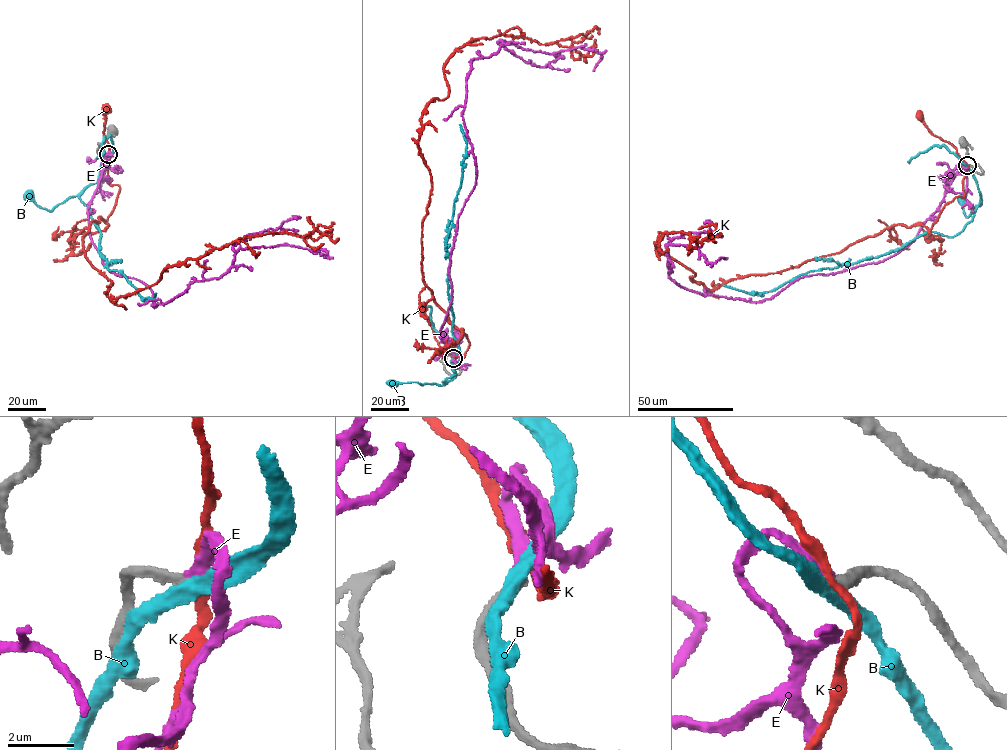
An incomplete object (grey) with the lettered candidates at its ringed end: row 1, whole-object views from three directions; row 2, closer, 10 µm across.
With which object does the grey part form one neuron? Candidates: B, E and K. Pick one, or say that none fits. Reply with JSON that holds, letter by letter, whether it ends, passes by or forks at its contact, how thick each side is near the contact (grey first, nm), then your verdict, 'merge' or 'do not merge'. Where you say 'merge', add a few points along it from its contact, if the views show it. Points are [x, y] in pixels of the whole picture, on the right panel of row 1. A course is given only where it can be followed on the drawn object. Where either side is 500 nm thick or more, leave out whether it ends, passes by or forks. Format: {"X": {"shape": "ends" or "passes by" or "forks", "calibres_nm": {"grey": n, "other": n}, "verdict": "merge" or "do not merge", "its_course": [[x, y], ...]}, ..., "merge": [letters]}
{"B": {"shape": "passes by", "calibres_nm": {"grey": 340, "other": 360}, "verdict": "do not merge"}, "E": {"shape": "ends", "calibres_nm": {"grey": 320, "other": 280}, "verdict": "merge", "its_course": [[967, 165], [893, 255], [798, 278], [758, 302], [678, 285], [667, 248], [696, 247], [708, 262], [727, 257]]}, "K": {"shape": "passes by", "calibres_nm": {"grey": 300, "other": 260}, "verdict": "do not merge"}, "merge": ["E"]}

